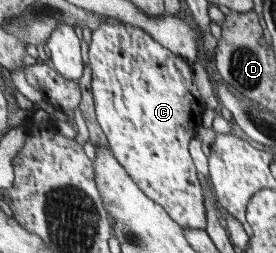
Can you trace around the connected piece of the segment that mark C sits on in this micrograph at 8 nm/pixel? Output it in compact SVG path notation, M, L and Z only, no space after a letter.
M114 19L102 22L93 31L88 55L93 69L97 120L109 139L109 146L116 159L128 170L148 197L167 209L174 221L183 227L205 230L205 189L190 151L190 142L196 137L196 131L201 126L198 113L202 113L206 103L199 97L200 87L196 83L192 62L162 46L155 41L152 34L143 29Z

